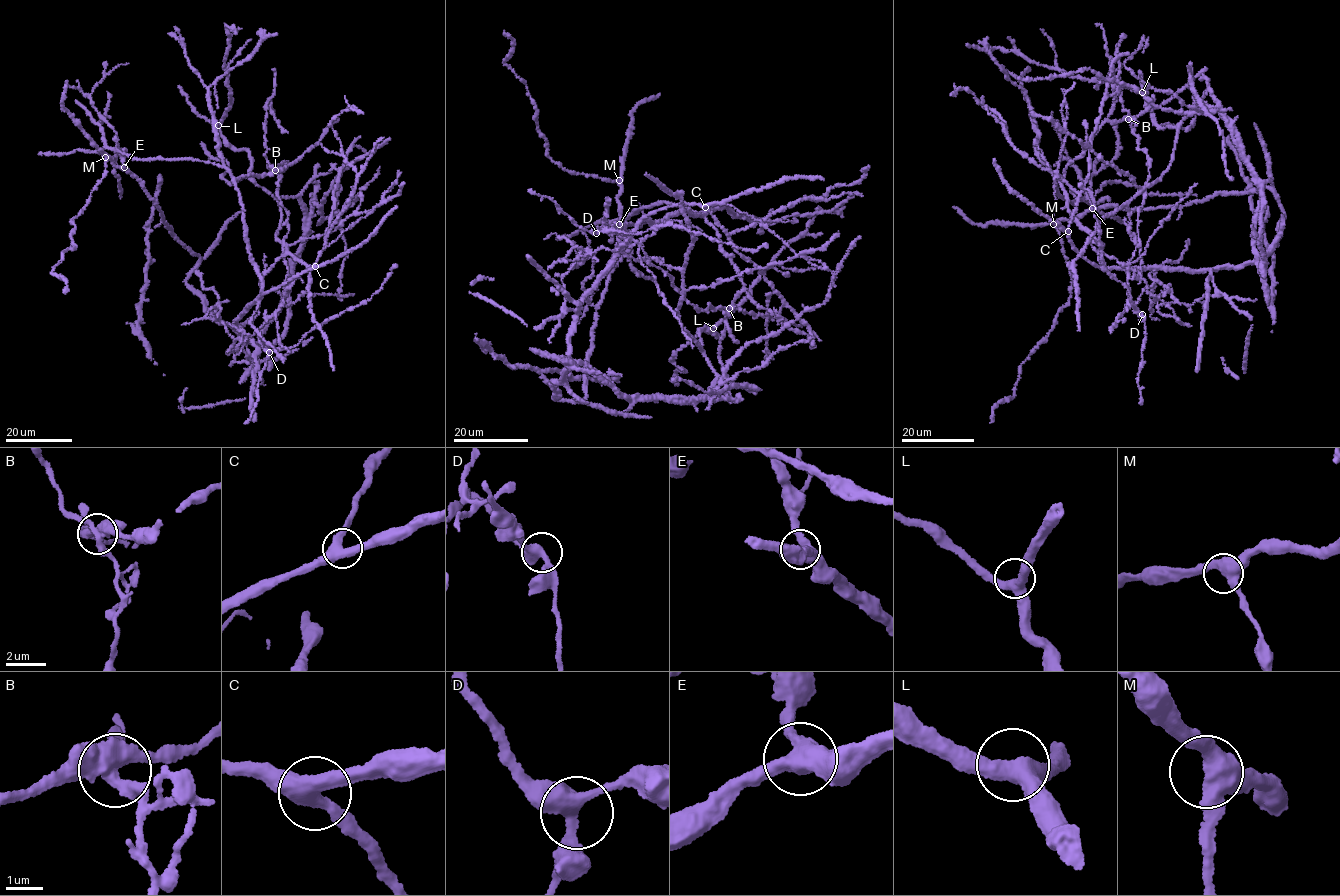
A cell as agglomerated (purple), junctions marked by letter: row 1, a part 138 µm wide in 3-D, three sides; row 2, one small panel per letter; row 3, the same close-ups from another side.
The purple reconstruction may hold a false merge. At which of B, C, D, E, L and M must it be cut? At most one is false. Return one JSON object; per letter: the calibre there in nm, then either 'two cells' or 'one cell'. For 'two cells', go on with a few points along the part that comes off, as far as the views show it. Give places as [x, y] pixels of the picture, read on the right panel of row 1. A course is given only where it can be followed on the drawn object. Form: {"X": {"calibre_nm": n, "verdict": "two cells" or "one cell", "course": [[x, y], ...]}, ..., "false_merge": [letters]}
{"B": {"calibre_nm": 440, "verdict": "two cells", "course": [[1128, 119], [1150, 162], [1128, 266], [1165, 316], [1178, 302], [1149, 273], [1188, 240]]}, "C": {"calibre_nm": 420, "verdict": "one cell"}, "D": {"calibre_nm": 380, "verdict": "one cell"}, "E": {"calibre_nm": 420, "verdict": "one cell"}, "L": {"calibre_nm": 400, "verdict": "one cell"}, "M": {"calibre_nm": 400, "verdict": "one cell"}, "false_merge": ["B"]}

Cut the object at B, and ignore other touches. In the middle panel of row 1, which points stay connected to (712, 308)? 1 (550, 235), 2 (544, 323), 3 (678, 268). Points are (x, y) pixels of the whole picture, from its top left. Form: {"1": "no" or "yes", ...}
{"1": "yes", "2": "no", "3": "no"}

